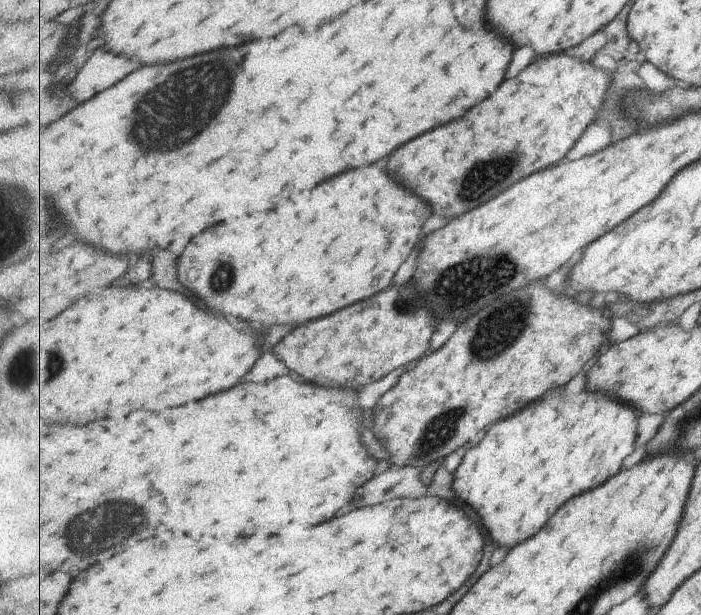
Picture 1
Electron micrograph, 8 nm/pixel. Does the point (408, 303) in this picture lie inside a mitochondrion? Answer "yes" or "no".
yes

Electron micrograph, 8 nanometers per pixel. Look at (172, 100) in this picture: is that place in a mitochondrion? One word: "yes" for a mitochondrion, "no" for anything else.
yes

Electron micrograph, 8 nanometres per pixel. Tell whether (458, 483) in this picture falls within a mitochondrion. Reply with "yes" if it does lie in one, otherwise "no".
no

